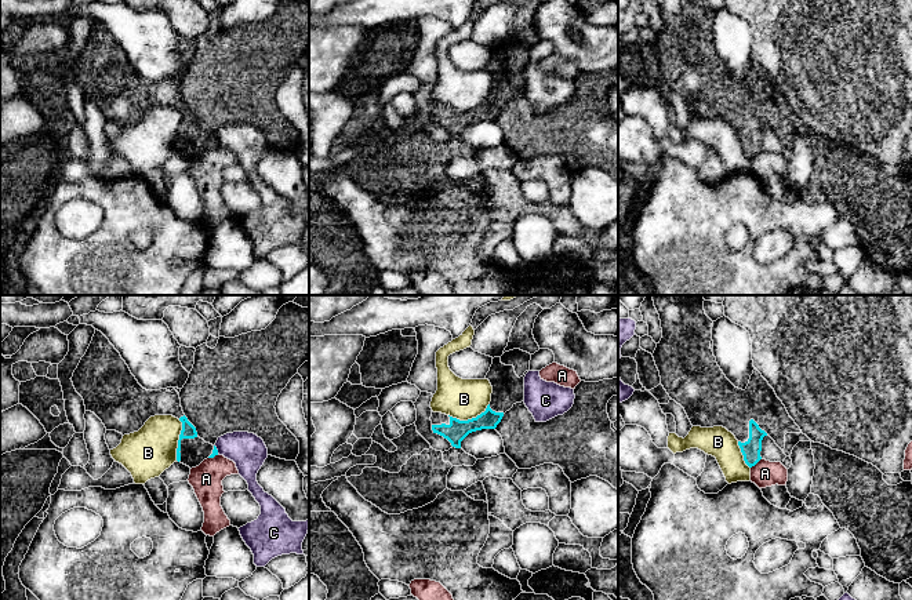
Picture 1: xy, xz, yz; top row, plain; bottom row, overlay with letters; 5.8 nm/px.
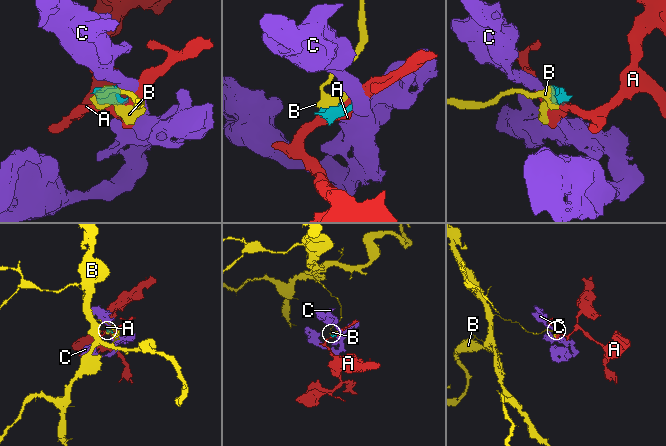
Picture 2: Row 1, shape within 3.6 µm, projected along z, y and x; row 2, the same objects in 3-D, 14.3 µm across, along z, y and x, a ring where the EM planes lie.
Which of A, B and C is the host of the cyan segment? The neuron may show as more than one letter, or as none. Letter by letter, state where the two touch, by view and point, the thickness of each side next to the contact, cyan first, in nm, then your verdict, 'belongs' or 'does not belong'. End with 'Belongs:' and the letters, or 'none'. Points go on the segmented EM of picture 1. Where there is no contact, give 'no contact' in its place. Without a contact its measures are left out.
A: yz (755, 464) | 110/160 nm | does not belong
B: xz (469, 420) | 120/240 nm | does not belong
C: xy (217, 450) | 30/200 nm | does not belong
Belongs: none

